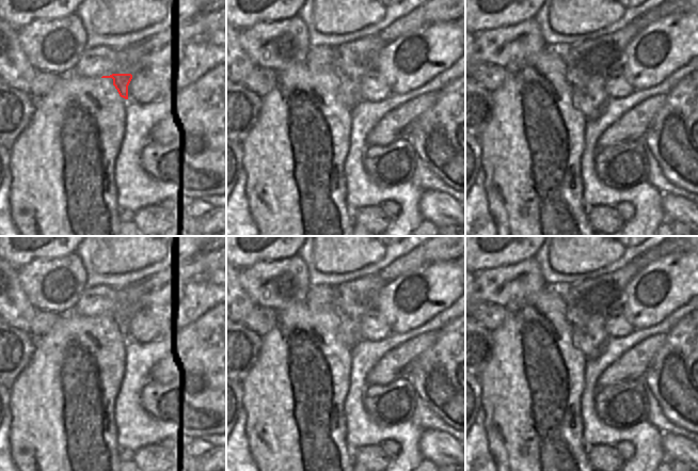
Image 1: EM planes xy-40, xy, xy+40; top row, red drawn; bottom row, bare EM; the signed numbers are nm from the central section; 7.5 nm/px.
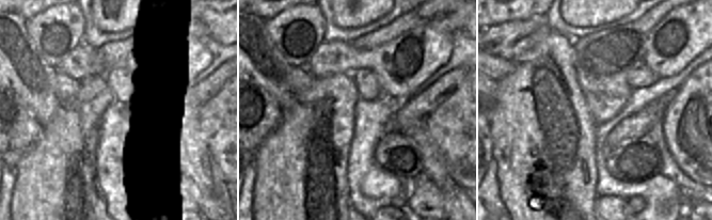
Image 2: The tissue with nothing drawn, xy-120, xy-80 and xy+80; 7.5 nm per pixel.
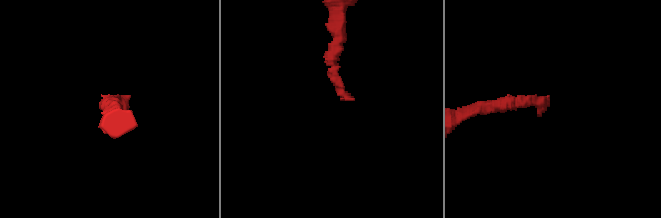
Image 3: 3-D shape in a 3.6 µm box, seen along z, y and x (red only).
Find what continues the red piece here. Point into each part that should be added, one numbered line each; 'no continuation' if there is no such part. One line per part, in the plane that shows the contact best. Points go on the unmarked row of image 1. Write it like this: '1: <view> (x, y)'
no continuation

